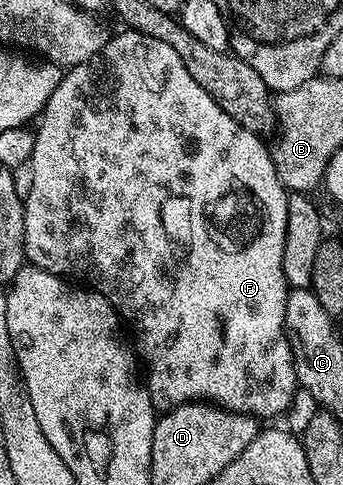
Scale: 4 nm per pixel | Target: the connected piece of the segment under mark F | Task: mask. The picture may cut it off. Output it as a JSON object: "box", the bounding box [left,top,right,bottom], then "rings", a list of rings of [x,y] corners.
{"box":[23,28,298,420],"rings":[[[124,28],[121,31],[121,34],[113,33],[109,37],[108,43],[92,59],[71,67],[65,73],[64,78],[58,84],[58,88],[54,88],[54,96],[50,96],[50,100],[44,105],[43,114],[38,119],[40,127],[35,127],[34,130],[36,139],[34,140],[34,152],[32,153],[31,160],[32,167],[34,168],[34,180],[30,183],[30,188],[23,195],[25,259],[31,265],[42,268],[46,272],[59,274],[61,278],[75,280],[85,287],[96,290],[102,296],[106,296],[106,300],[116,309],[117,314],[126,323],[130,334],[130,329],[132,329],[133,335],[131,334],[131,337],[134,339],[134,349],[139,361],[142,363],[143,369],[146,371],[146,385],[149,394],[152,395],[152,400],[157,411],[172,410],[176,406],[181,406],[187,402],[206,402],[214,406],[221,406],[223,410],[233,410],[239,414],[251,414],[257,420],[272,418],[275,414],[283,415],[287,411],[298,389],[294,356],[292,355],[290,340],[286,336],[286,328],[284,327],[286,324],[286,300],[288,299],[290,287],[286,276],[282,272],[282,248],[286,244],[286,204],[288,203],[289,191],[285,190],[284,185],[278,180],[278,172],[272,163],[272,152],[266,145],[265,139],[259,134],[242,128],[242,124],[234,121],[216,103],[214,96],[210,96],[210,92],[206,92],[206,88],[202,88],[202,84],[198,84],[198,80],[194,80],[194,76],[190,76],[190,72],[186,72],[186,64],[182,64],[182,60],[178,60],[178,52],[174,52],[174,48],[170,48],[170,44],[166,44],[162,40],[154,40],[154,36],[142,36],[142,32],[138,32],[137,30]]]}

